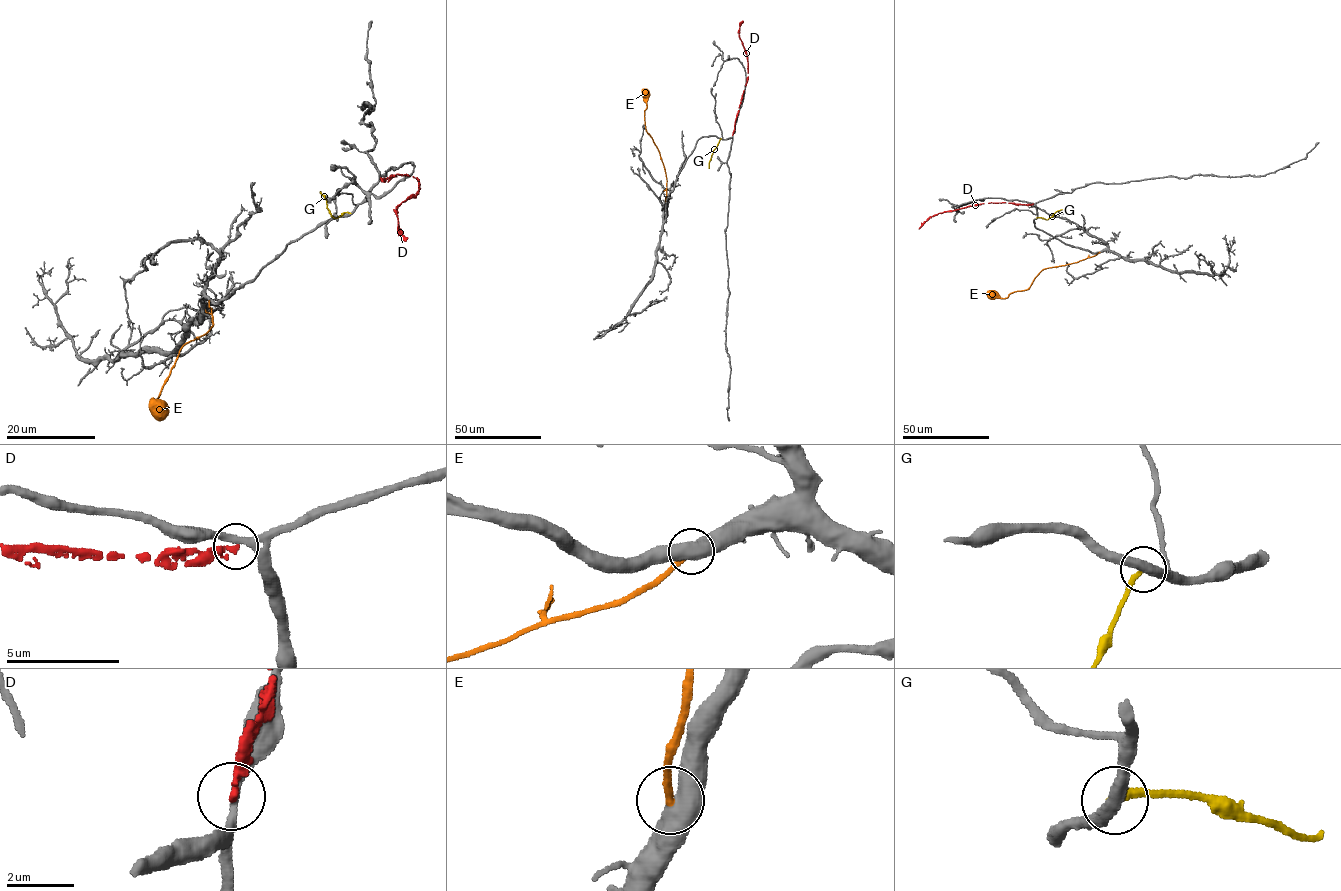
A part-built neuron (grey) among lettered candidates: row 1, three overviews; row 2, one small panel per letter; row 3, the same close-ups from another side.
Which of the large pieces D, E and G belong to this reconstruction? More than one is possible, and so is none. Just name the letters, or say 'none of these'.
E

